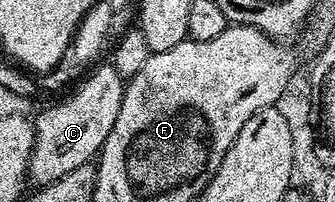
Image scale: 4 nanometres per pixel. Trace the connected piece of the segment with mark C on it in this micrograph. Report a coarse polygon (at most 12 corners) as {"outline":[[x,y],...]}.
{"outline":[[111,62],[34,117],[27,167],[51,184],[92,163],[125,80]]}

